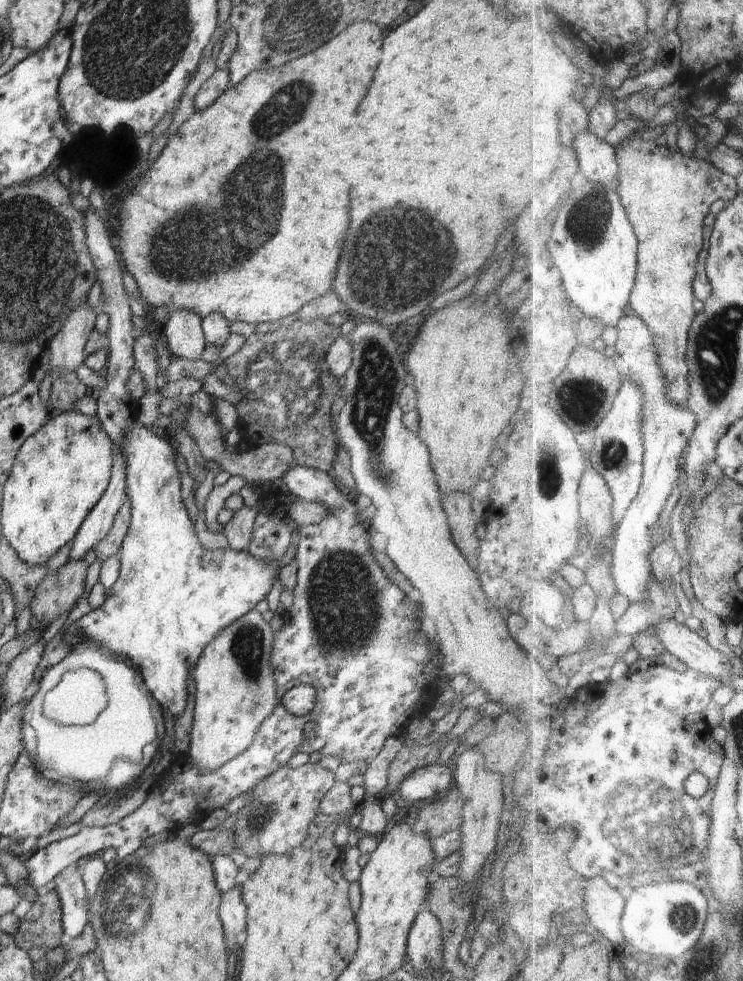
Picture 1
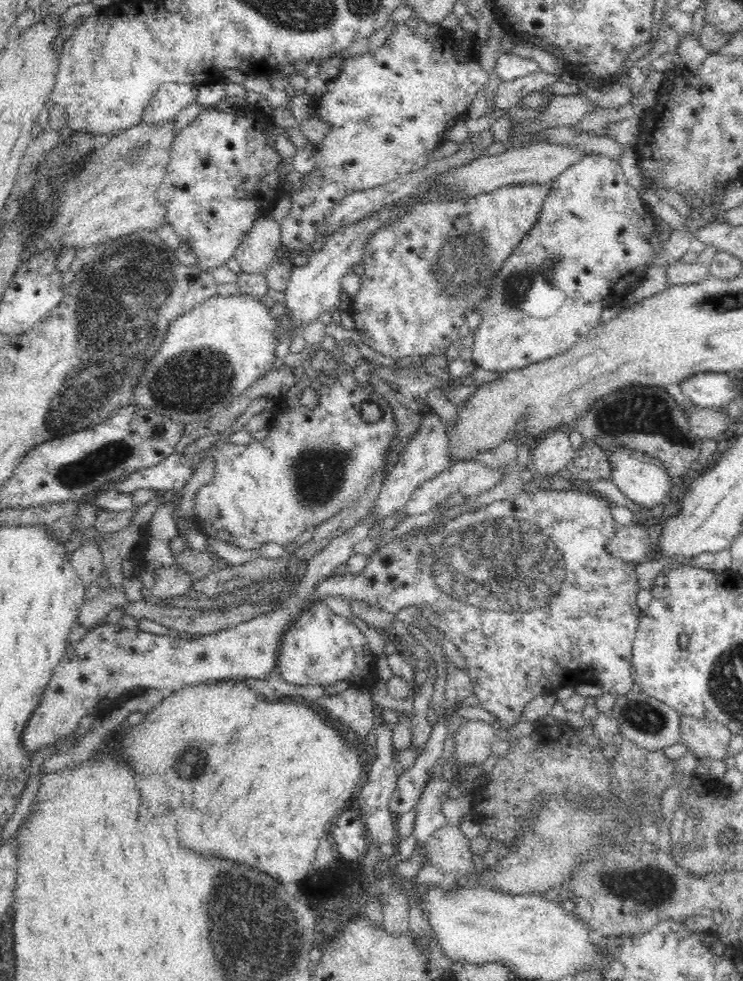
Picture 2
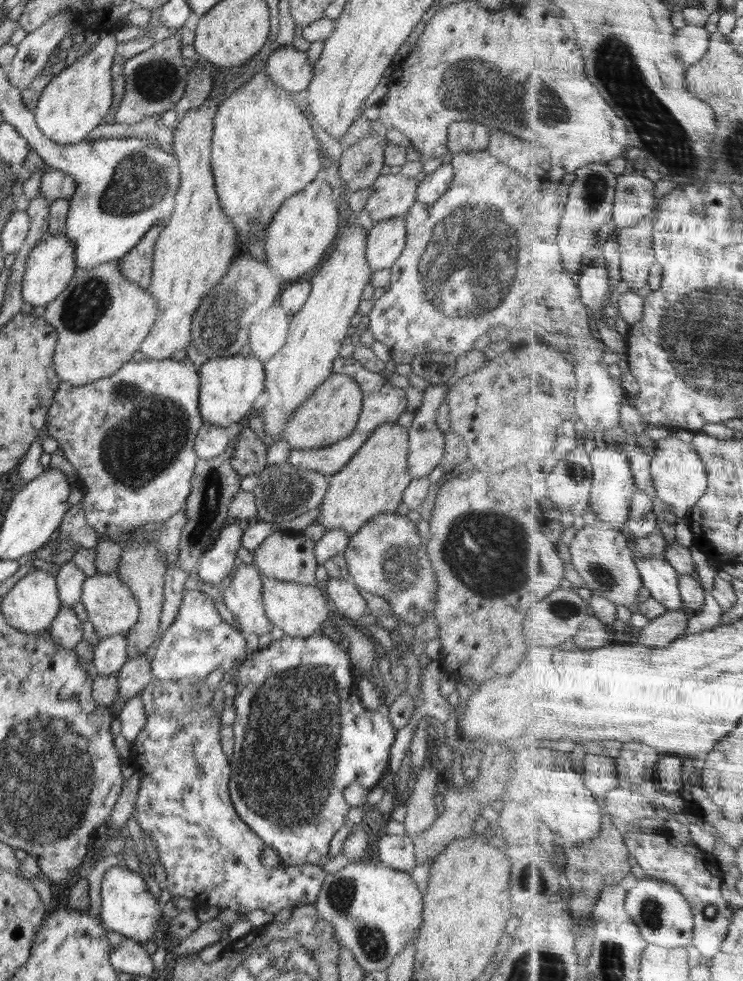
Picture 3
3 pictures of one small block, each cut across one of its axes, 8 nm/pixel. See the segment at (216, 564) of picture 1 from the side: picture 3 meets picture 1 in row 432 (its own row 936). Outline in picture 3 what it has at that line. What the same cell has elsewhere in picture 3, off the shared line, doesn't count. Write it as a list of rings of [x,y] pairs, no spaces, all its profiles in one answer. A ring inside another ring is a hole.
[[[113,866],[105,871],[101,882],[101,909],[97,912],[101,925],[106,931],[117,932],[132,940],[144,944],[153,940],[154,934],[159,930],[165,930],[161,918],[162,904],[150,894],[142,875],[134,873],[126,866]]]

